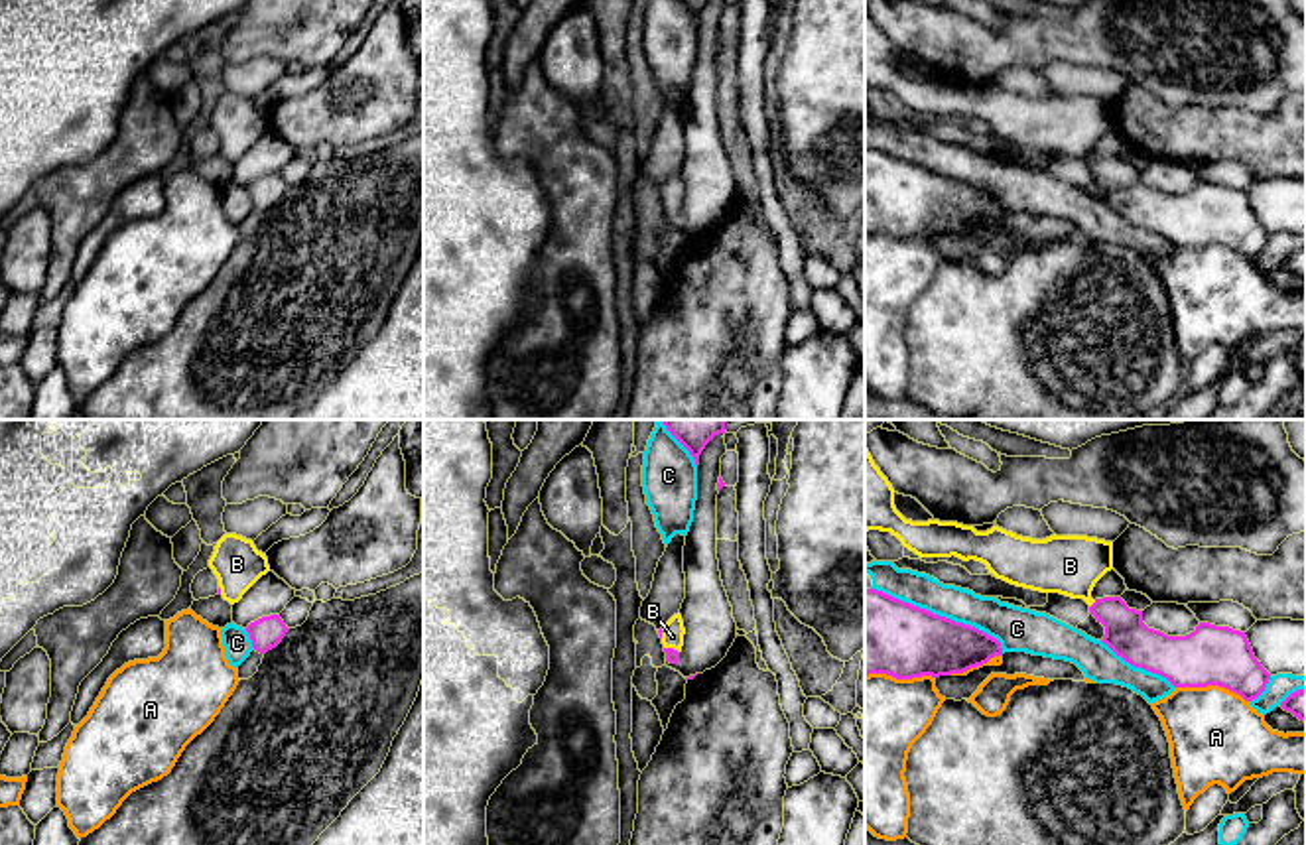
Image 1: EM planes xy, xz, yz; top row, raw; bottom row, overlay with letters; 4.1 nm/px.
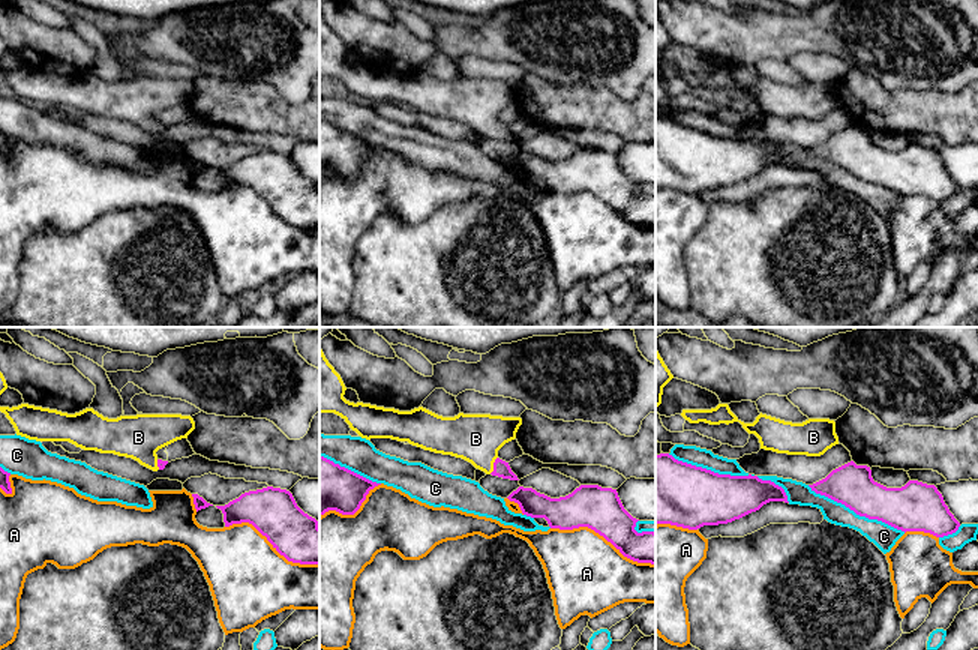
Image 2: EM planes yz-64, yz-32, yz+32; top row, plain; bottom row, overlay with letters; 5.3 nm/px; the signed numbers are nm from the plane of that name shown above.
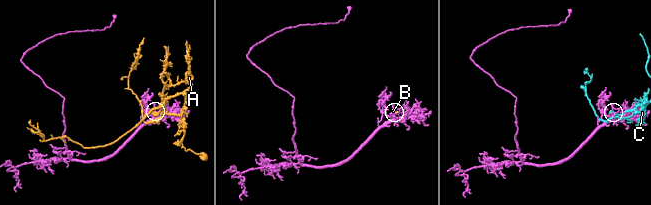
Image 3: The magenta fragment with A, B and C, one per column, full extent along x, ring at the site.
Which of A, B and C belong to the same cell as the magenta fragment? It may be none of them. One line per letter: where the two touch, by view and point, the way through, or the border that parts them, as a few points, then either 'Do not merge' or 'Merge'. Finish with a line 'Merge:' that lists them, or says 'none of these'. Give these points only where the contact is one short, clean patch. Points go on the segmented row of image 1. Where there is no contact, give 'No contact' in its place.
A: Touches magenta at yz (1212, 684). Do not merge
B: Touches magenta at yz (1092, 605). Path across: yz (1125, 633), (1092, 605), (1070, 566). Merge
C: Touches magenta at yz (938, 615). Do not merge
Merge: B

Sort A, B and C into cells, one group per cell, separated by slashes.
A / B / C

